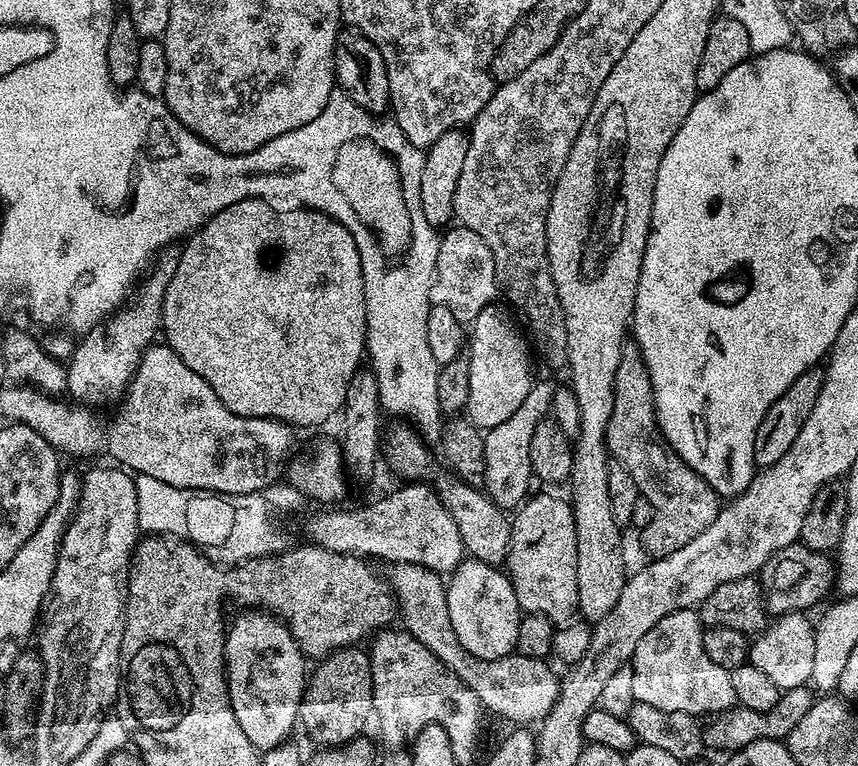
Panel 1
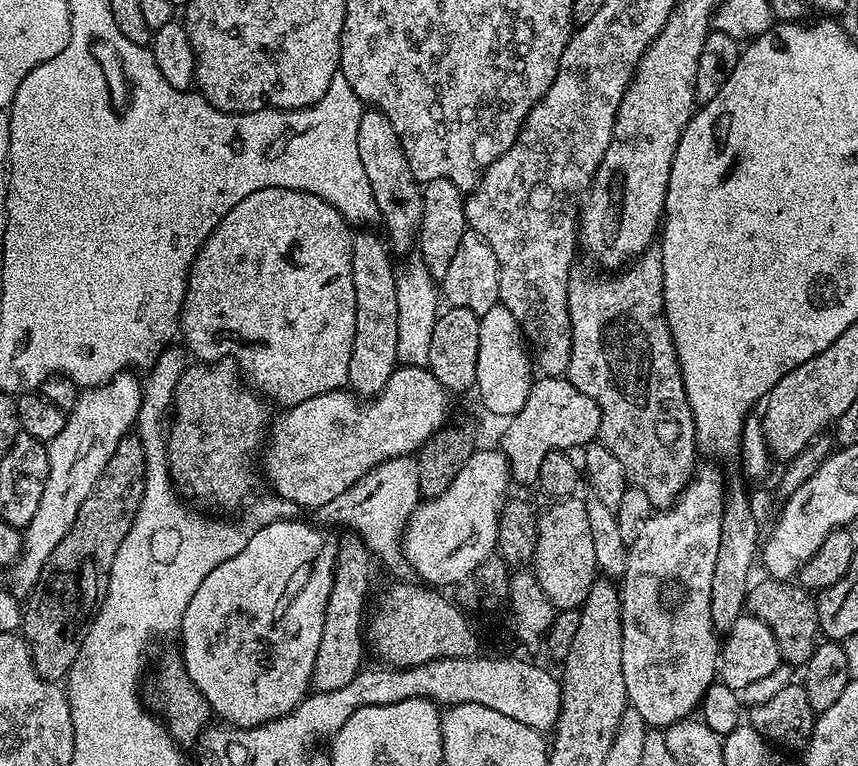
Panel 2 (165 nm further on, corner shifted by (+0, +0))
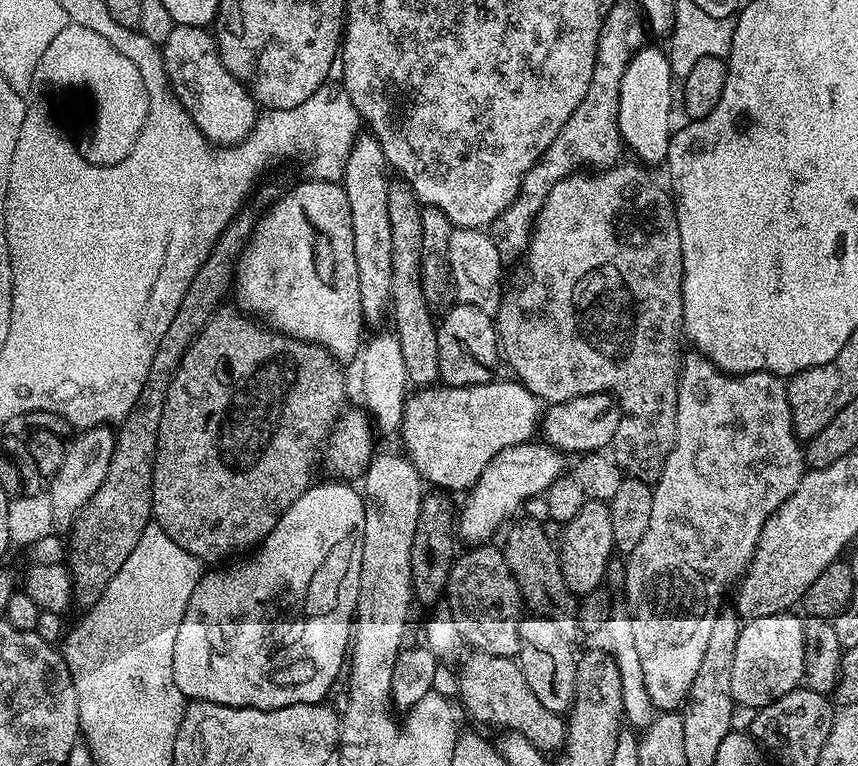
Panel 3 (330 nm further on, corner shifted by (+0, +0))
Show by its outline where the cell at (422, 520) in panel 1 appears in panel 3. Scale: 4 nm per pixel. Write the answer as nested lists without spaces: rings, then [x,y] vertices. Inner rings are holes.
[[[544,442],[536,443],[503,448],[489,461],[471,488],[467,489],[465,496],[468,497],[464,500],[464,508],[462,504],[458,512],[458,536],[463,543],[465,540],[466,545],[477,546],[491,541],[491,536],[496,531],[501,531],[505,521],[517,515],[515,512],[519,510],[523,500],[528,500],[531,496],[539,497],[548,489],[550,482],[554,482],[565,471],[565,457],[557,449]]]

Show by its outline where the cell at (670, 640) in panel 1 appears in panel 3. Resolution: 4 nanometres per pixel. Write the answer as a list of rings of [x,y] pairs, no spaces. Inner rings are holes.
[[[699,354],[685,355],[680,362],[680,381],[678,382],[678,406],[676,407],[676,441],[666,458],[666,466],[662,474],[654,481],[652,505],[650,506],[650,526],[646,526],[646,534],[632,552],[627,553],[628,565],[624,568],[624,588],[628,591],[626,607],[633,622],[634,649],[638,650],[638,659],[642,664],[646,692],[650,696],[653,709],[676,710],[688,699],[688,691],[694,682],[694,674],[698,674],[698,665],[702,663],[702,654],[706,654],[706,642],[710,639],[710,626],[714,626],[717,605],[712,605],[716,592],[720,592],[728,583],[739,581],[748,571],[748,563],[756,549],[758,538],[762,534],[762,526],[776,510],[800,485],[806,465],[801,441],[796,439],[792,430],[792,419],[788,406],[786,384],[779,376],[771,372],[746,372],[729,374],[720,371],[705,356]]]

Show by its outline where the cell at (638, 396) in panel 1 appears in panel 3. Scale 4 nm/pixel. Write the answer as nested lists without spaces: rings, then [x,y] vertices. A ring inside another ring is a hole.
[[[625,162],[617,163],[611,168],[606,168],[597,171],[592,176],[584,176],[585,174],[573,174],[562,178],[558,183],[544,195],[544,204],[540,207],[540,212],[536,216],[536,223],[532,226],[532,234],[526,249],[526,257],[528,256],[528,281],[525,282],[524,288],[517,290],[513,296],[505,295],[500,302],[500,309],[496,311],[494,323],[496,326],[496,334],[503,359],[508,360],[508,364],[512,367],[511,375],[515,377],[519,383],[525,388],[530,389],[537,400],[547,402],[548,404],[557,404],[566,398],[566,394],[595,394],[597,392],[607,392],[611,394],[616,403],[620,406],[620,421],[618,422],[618,430],[614,430],[614,438],[610,445],[610,455],[616,461],[621,472],[627,474],[634,480],[647,480],[654,482],[662,474],[662,470],[666,466],[666,458],[670,454],[670,450],[676,441],[676,407],[678,406],[678,382],[680,381],[680,362],[682,359],[682,351],[680,352],[680,340],[682,341],[682,321],[684,318],[684,303],[680,295],[682,294],[682,282],[684,281],[684,267],[682,266],[682,242],[678,234],[678,222],[676,221],[676,206],[673,197],[670,195],[669,189],[664,188],[660,184],[655,184],[652,181],[652,176],[647,167],[636,164],[624,164]]]

